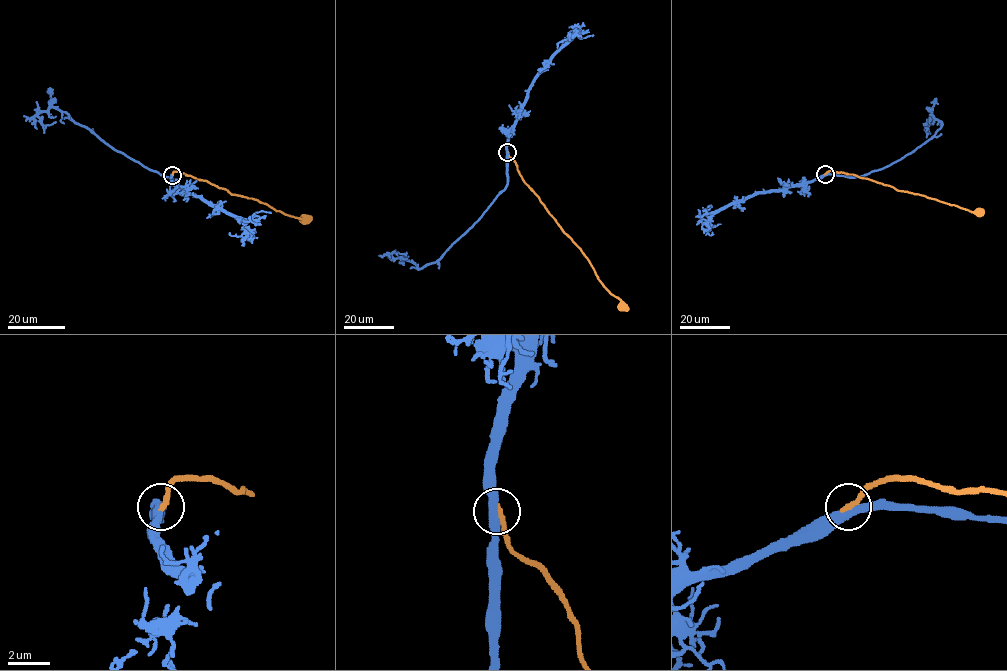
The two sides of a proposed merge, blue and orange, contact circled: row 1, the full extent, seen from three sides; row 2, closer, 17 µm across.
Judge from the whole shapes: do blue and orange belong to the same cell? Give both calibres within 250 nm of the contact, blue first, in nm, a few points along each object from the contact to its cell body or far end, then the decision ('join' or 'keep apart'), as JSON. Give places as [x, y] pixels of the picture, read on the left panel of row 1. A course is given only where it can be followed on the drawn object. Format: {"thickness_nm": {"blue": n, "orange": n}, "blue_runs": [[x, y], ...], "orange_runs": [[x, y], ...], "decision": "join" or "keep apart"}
{"thickness_nm": {"blue": 400, "orange": 300}, "blue_runs": [[172, 176], [172, 179], [142, 166], [113, 149], [64, 112], [49, 108], [37, 115], [43, 125], [56, 121]], "orange_runs": [[172, 175], [180, 171], [232, 194], [256, 199], [275, 210], [305, 219]], "decision": "join"}

